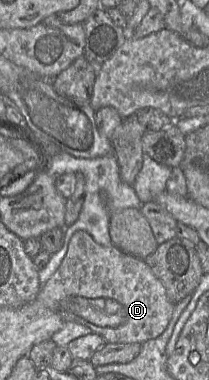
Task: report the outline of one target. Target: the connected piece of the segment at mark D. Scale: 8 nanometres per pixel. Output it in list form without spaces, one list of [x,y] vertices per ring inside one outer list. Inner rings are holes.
[[[76,231],[60,266],[41,286],[35,301],[58,314],[64,322],[76,322],[100,335],[106,343],[140,343],[155,339],[166,329],[175,304],[167,297],[161,281],[144,259],[123,252],[114,245],[106,247],[94,241],[85,231]]]

